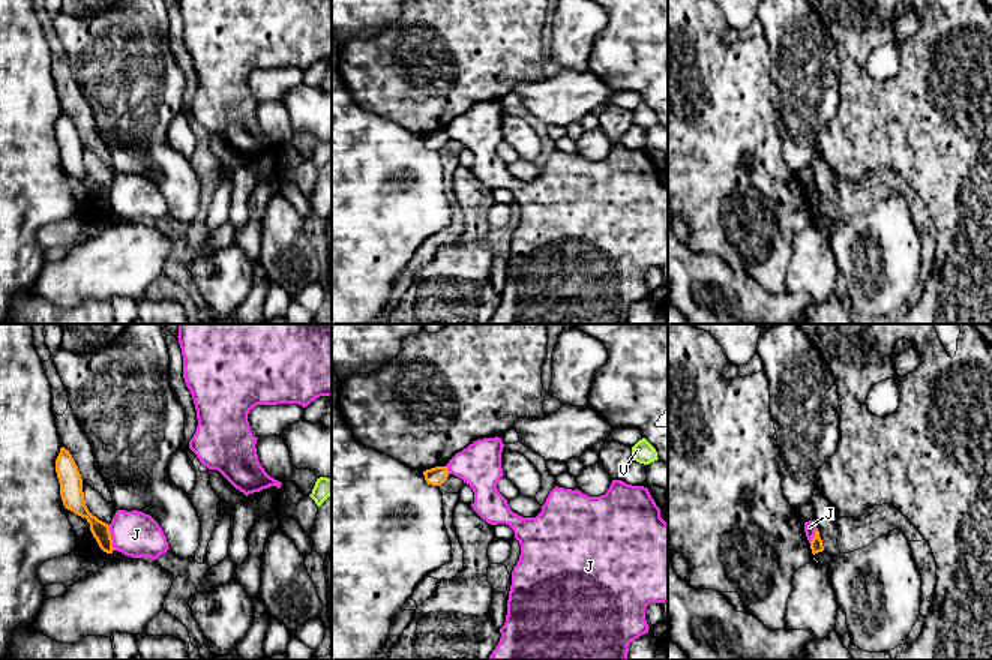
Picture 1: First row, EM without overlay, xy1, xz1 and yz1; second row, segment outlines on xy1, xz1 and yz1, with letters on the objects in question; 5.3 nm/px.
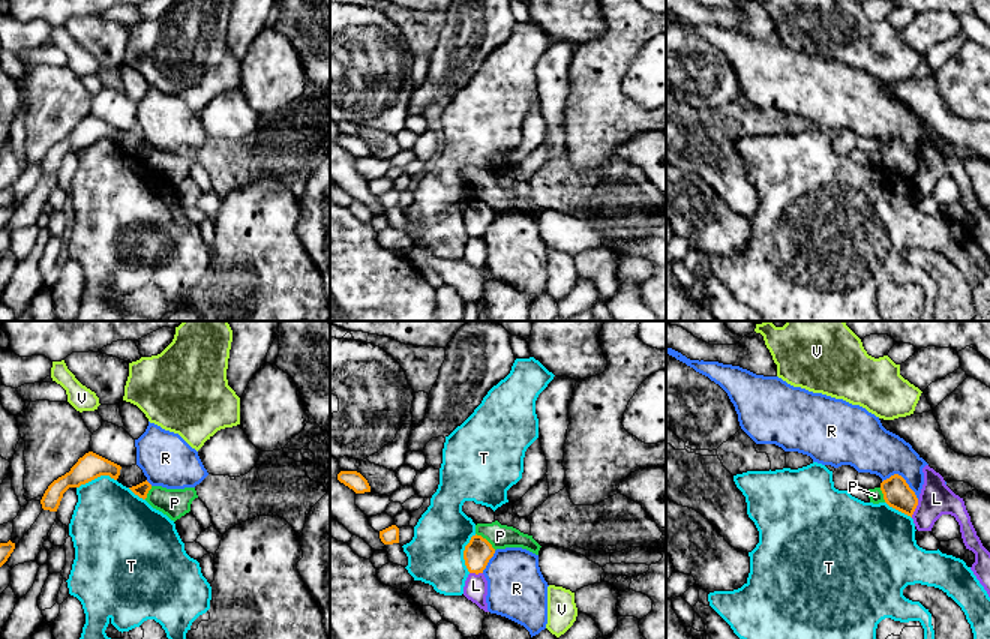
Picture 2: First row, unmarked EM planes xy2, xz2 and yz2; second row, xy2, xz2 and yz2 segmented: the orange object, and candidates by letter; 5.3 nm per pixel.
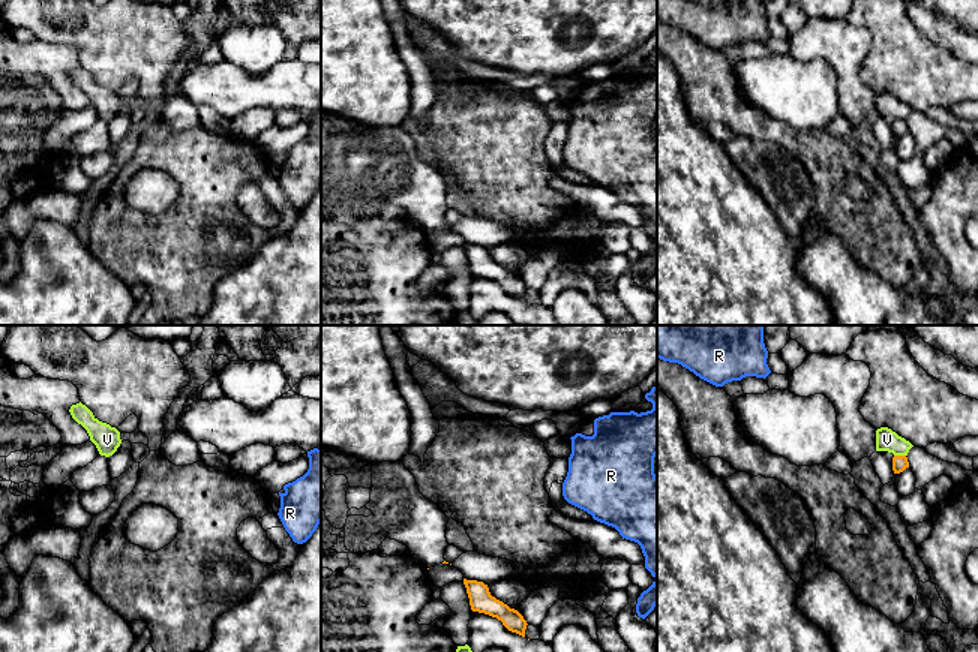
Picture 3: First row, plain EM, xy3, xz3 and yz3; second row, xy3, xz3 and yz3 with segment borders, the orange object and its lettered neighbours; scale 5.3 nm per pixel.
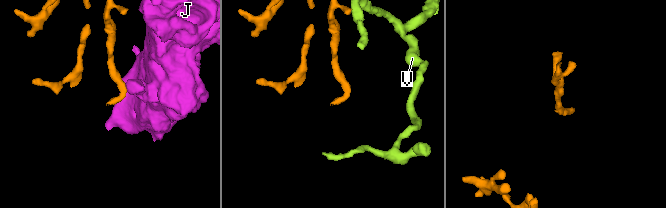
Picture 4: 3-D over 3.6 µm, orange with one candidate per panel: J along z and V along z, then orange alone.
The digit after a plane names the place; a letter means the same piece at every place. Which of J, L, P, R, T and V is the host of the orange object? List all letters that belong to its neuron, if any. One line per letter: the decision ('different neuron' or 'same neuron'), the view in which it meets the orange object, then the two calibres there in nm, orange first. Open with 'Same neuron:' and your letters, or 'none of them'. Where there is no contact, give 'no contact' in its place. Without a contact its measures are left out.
Same neuron: none of them
J: different neuron; contact in xy1; calibres 100 and 240 nm
L: different neuron; contact in yz2; calibres 150 and 180 nm
P: different neuron; contact in xz2; calibres 150 and 130 nm
R: different neuron; contact in yz2; calibres 150 and 280 nm
T: different neuron; contact in xy2; calibres 140 and 400 nm
V: different neuron; contact in yz3; calibres 80 and 120 nm

